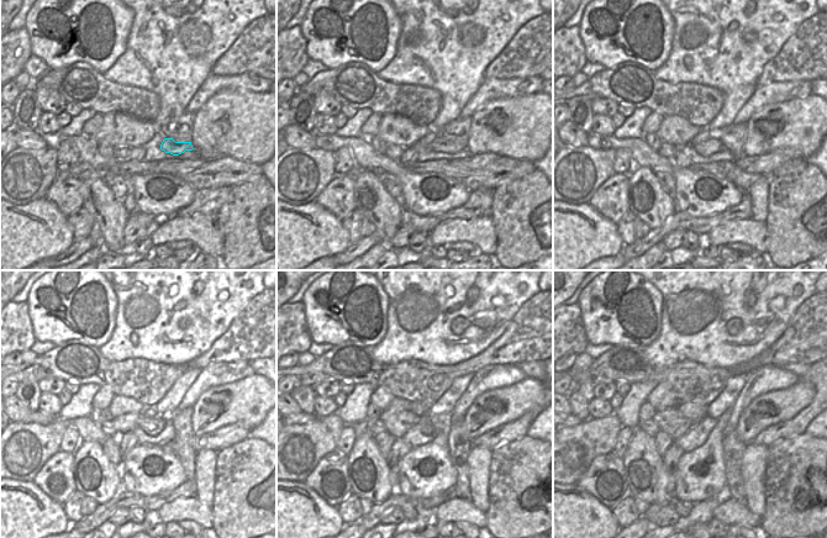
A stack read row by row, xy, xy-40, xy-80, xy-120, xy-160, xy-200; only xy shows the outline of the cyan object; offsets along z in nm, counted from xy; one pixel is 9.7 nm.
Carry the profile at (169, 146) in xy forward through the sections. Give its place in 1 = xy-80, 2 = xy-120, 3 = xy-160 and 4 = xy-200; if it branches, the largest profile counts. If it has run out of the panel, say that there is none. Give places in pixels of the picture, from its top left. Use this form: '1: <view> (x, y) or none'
1: xy-80 (712, 146)
2: xy-120 (127, 422)
3: xy-160 (398, 423)
4: xy-200 (669, 420)

